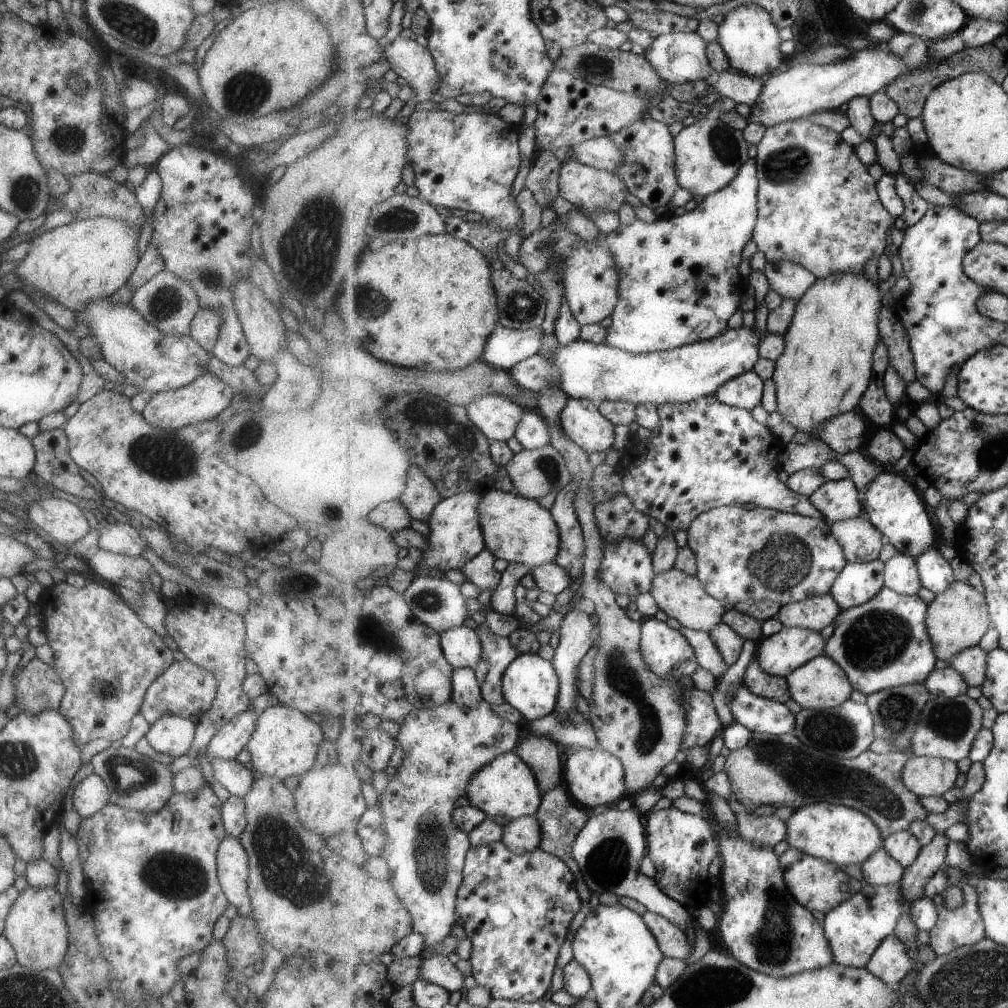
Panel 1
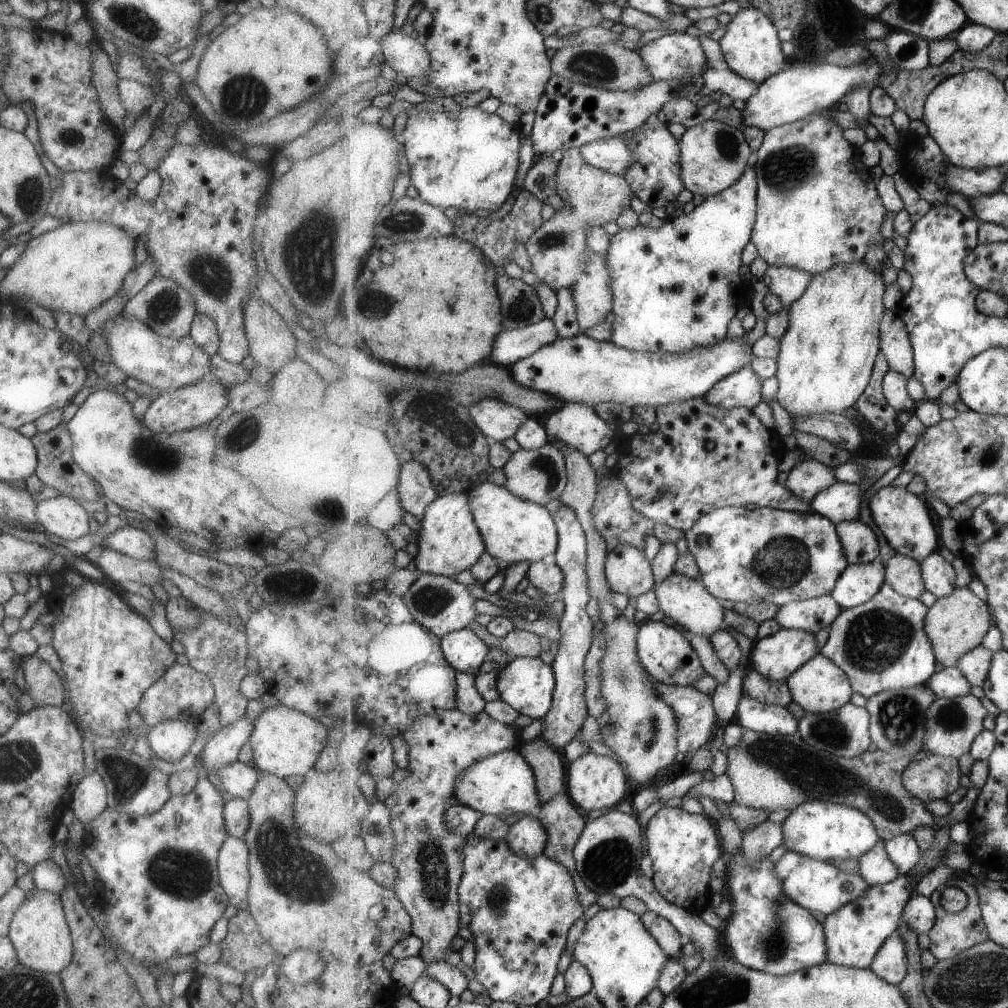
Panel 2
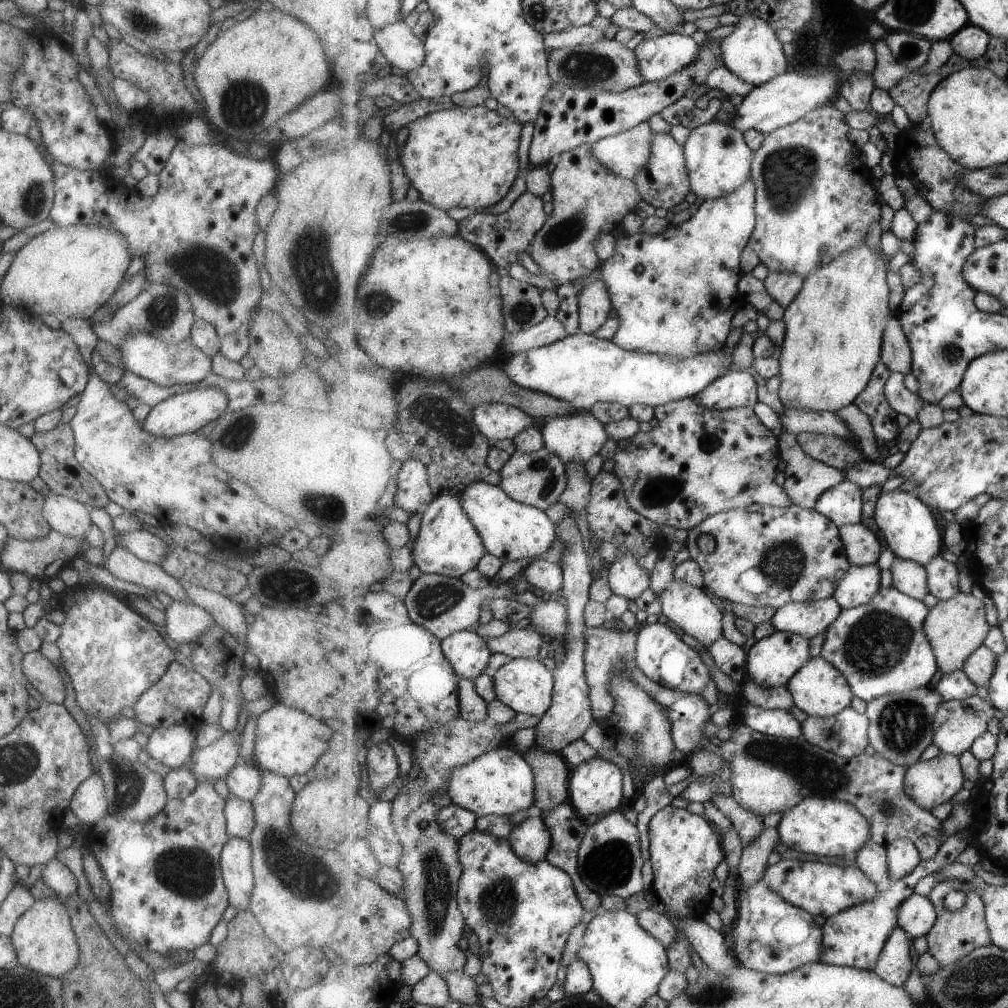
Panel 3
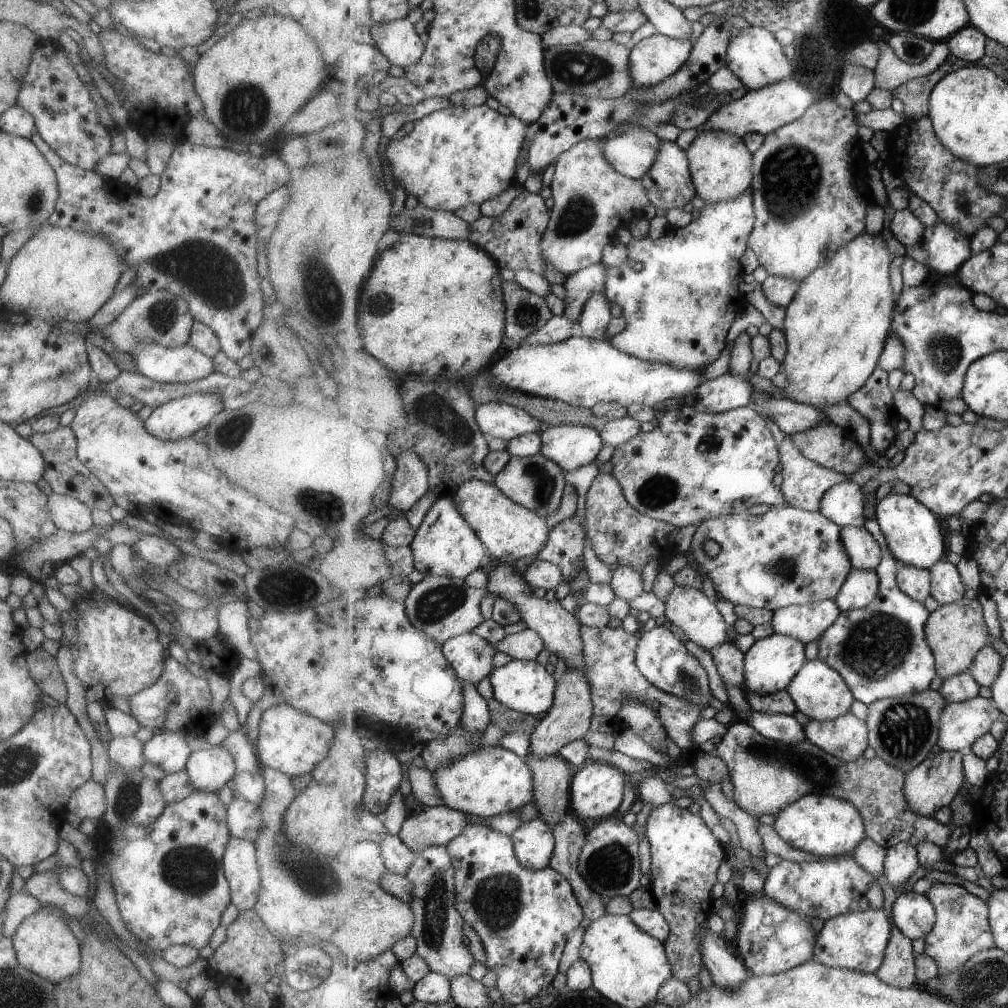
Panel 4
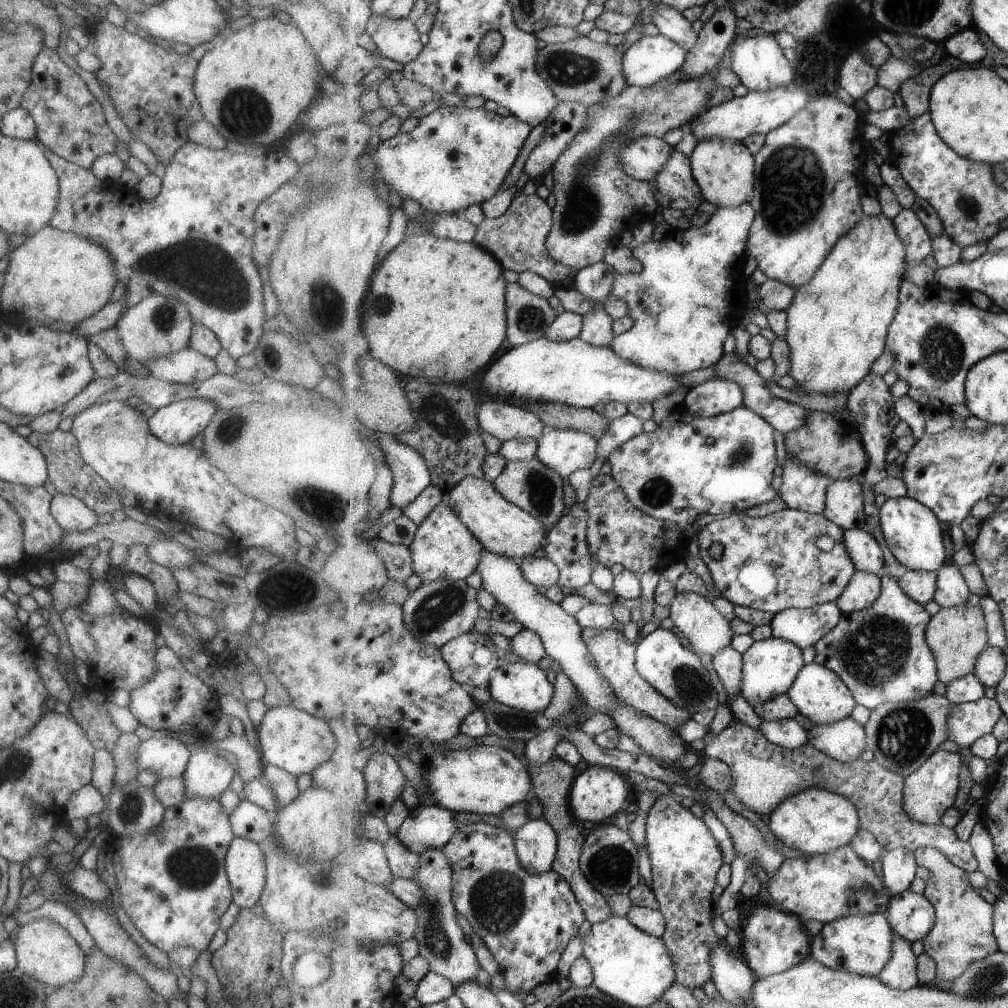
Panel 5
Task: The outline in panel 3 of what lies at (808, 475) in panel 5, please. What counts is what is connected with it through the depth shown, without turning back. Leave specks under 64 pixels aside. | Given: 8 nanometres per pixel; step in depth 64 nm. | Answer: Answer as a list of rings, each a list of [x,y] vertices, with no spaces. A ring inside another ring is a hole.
[[[783,429],[778,437],[781,458],[787,462],[785,482],[783,484],[785,490],[788,491],[789,498],[793,499],[794,505],[813,510],[817,506],[821,495],[832,486],[837,486],[837,484],[843,482],[845,480],[845,474],[839,469],[811,458],[797,442],[796,434]]]

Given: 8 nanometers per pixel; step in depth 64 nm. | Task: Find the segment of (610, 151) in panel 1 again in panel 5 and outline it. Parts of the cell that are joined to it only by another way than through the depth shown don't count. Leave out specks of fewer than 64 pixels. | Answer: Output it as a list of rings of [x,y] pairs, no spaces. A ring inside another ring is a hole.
[[[643,136],[623,146],[621,166],[625,166],[625,172],[636,179],[650,181],[669,162],[671,150],[673,146],[667,144],[665,140]]]

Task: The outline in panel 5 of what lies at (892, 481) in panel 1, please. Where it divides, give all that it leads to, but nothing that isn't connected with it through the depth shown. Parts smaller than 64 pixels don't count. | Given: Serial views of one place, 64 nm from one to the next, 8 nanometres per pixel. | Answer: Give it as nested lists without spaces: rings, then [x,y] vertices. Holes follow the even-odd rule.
[[[907,497],[888,498],[880,508],[881,529],[895,558],[909,570],[938,571],[947,560],[941,519],[928,506]]]

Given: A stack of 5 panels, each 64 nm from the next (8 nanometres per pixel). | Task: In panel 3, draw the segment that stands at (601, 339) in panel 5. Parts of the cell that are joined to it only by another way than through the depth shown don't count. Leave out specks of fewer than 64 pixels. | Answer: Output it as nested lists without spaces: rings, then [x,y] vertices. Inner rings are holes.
[[[603,279],[585,284],[585,290],[581,292],[579,300],[581,300],[579,331],[588,335],[597,334],[597,330],[601,330],[605,326],[605,322],[609,320],[609,312],[614,308],[612,298],[607,290],[607,284]]]

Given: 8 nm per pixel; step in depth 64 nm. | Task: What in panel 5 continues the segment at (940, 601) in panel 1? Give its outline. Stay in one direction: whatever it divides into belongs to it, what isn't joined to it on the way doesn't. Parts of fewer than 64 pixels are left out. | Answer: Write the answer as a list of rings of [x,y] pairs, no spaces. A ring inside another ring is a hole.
[[[968,602],[953,608],[941,608],[932,616],[926,637],[936,655],[940,682],[948,687],[951,682],[974,673],[980,654],[989,648],[989,633],[984,610],[980,606],[971,606]]]

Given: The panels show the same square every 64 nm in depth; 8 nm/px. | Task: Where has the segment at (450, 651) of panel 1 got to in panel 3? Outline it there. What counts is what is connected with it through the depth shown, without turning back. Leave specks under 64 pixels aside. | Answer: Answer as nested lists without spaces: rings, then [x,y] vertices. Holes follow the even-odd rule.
[[[472,630],[455,632],[442,640],[442,649],[459,677],[476,681],[489,664],[492,647]]]

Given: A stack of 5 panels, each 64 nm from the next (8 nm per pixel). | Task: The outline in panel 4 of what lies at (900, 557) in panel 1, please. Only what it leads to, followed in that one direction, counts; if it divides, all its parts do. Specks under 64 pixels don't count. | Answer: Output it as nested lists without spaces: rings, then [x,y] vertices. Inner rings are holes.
[[[905,563],[899,565],[901,568],[896,573],[896,578],[905,594],[919,602],[925,602],[927,598],[932,597],[933,576],[929,569],[917,568]]]

